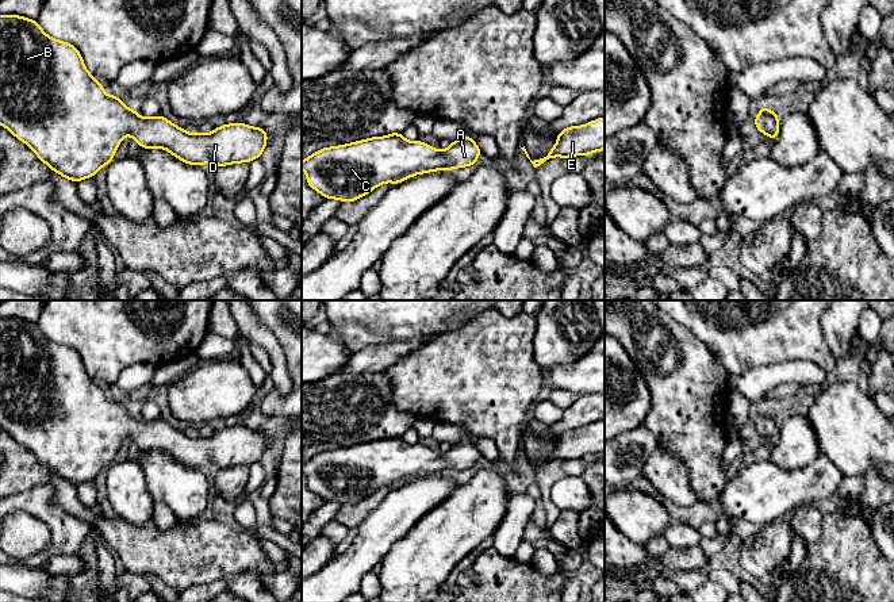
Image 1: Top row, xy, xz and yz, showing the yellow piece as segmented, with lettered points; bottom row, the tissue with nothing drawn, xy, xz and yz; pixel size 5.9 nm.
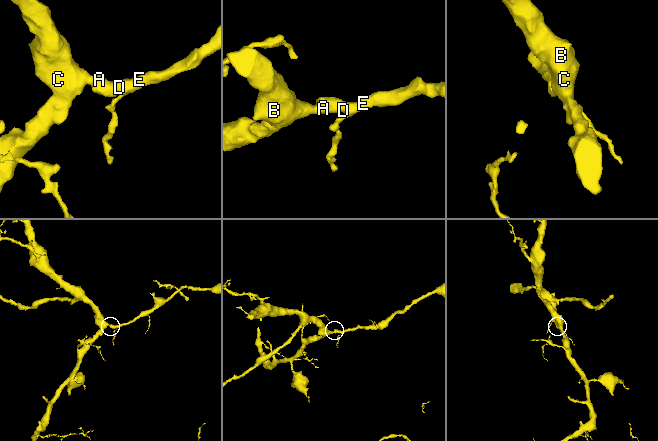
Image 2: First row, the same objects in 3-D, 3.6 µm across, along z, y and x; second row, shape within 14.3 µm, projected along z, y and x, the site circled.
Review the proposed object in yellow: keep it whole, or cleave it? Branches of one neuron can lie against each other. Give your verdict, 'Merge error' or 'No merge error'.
No merge error

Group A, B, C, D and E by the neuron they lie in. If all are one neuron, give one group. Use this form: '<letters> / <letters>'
A B C D E

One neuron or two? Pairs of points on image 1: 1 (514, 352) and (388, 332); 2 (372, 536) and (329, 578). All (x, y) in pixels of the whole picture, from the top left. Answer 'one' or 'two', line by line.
1: two
2: one

